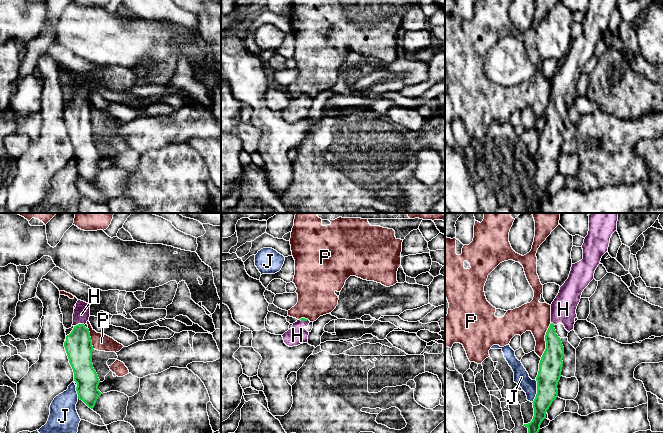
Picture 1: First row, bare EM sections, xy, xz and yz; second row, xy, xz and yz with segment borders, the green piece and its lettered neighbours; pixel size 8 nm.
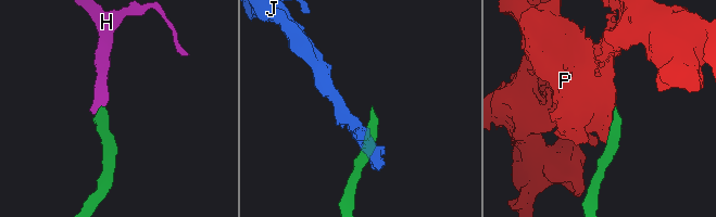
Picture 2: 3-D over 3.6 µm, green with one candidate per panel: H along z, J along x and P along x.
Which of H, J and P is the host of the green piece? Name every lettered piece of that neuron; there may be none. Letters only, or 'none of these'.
H

